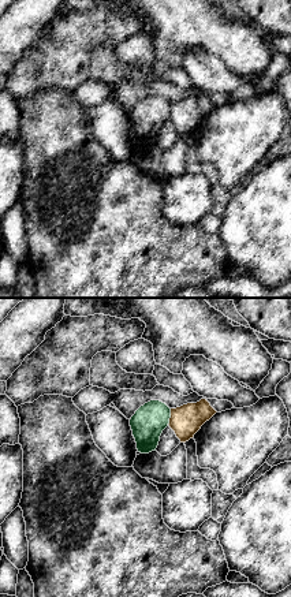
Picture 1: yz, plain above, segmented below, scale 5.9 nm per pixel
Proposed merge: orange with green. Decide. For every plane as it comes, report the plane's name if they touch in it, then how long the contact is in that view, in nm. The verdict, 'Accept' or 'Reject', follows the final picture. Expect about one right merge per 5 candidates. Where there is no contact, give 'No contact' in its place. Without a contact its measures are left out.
Touches orange in yz. Shared border 100 nm

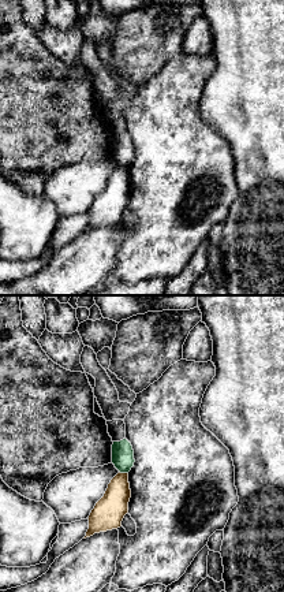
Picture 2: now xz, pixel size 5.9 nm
Touches orange in xz. Shared border 60 nm

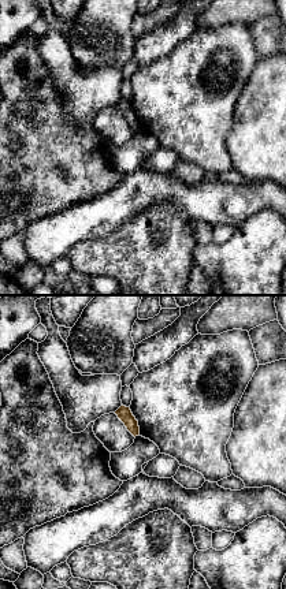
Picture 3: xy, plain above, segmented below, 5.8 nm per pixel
No contact

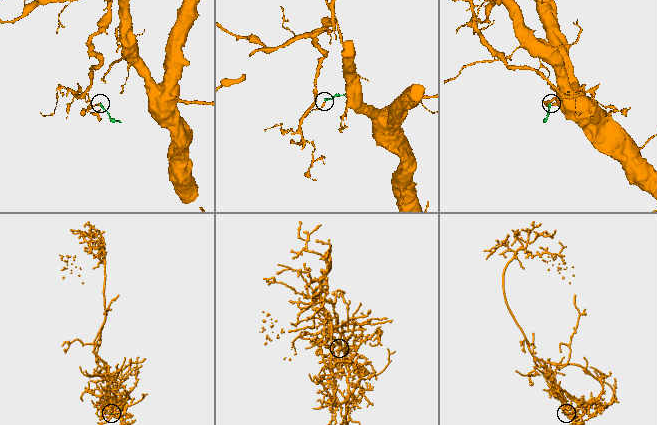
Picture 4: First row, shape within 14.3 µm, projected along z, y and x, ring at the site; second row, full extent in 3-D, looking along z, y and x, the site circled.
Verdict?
Reject

